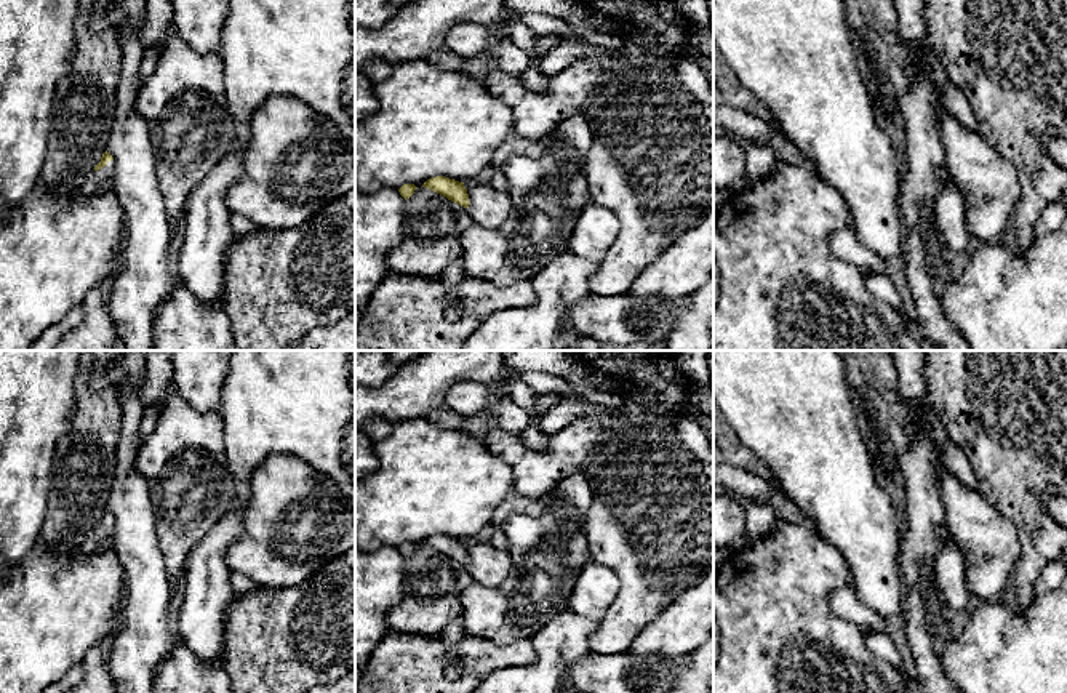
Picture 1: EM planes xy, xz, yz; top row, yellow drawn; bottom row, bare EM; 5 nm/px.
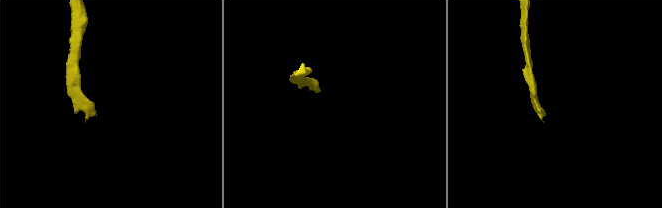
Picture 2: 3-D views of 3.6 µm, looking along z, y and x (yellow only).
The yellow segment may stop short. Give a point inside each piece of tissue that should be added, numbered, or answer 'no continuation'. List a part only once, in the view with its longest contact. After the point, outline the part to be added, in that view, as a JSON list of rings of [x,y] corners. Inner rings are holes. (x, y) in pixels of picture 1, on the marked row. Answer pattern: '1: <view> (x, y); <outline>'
1: xy (98, 181); [[[114,160],[107,162],[106,166],[102,166],[98,171],[91,171],[88,179],[82,186],[83,195],[94,195],[104,190],[110,190],[110,179],[114,174]]]

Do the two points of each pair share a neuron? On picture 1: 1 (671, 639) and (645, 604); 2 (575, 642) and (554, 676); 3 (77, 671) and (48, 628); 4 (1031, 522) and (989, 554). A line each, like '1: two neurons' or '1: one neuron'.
1: two neurons
2: one neuron
3: two neurons
4: two neurons

